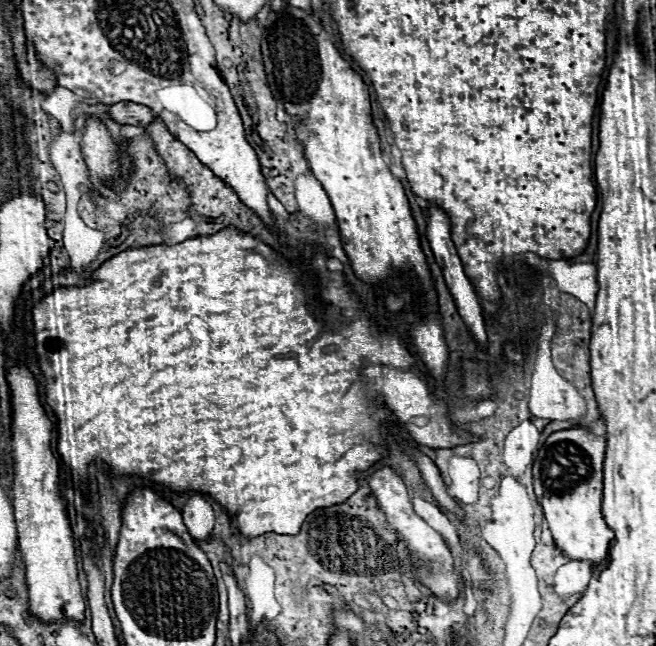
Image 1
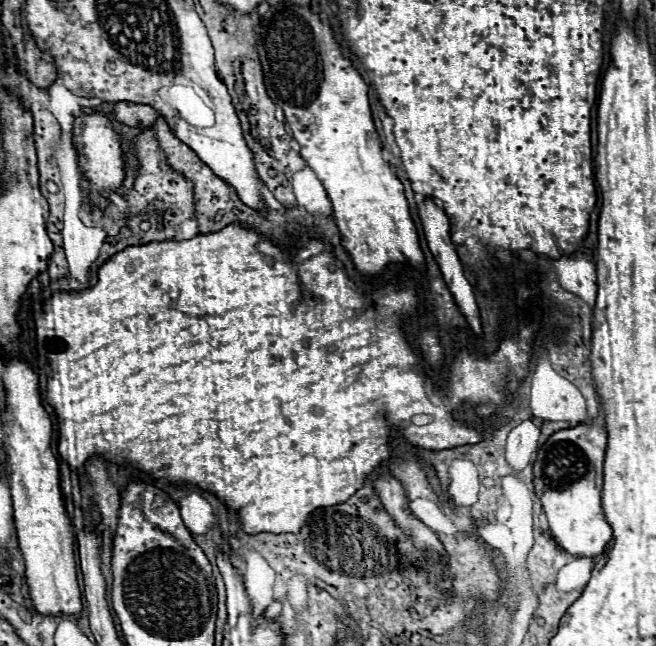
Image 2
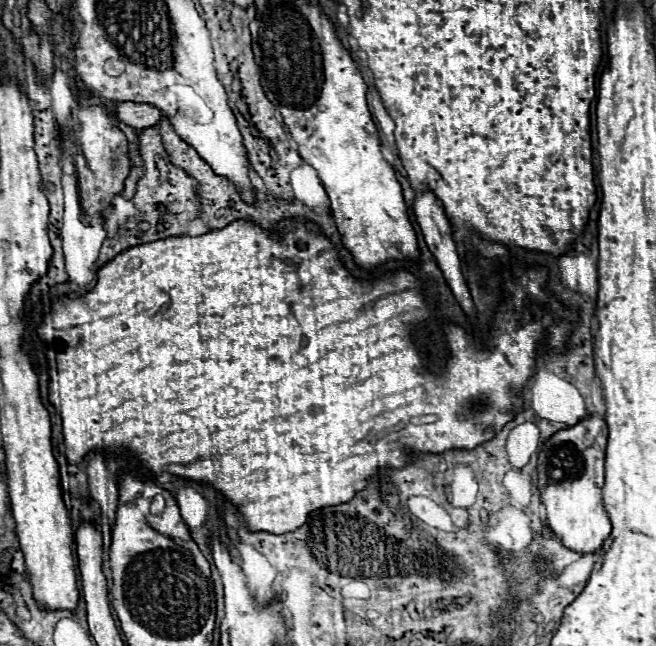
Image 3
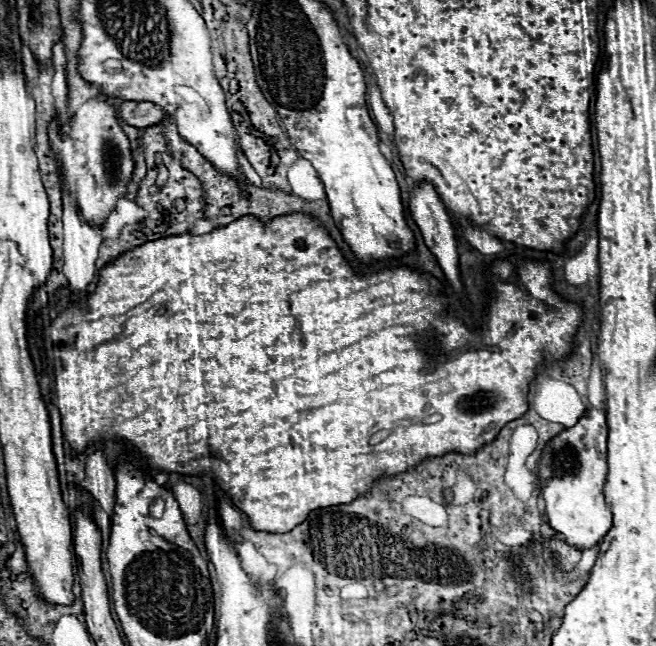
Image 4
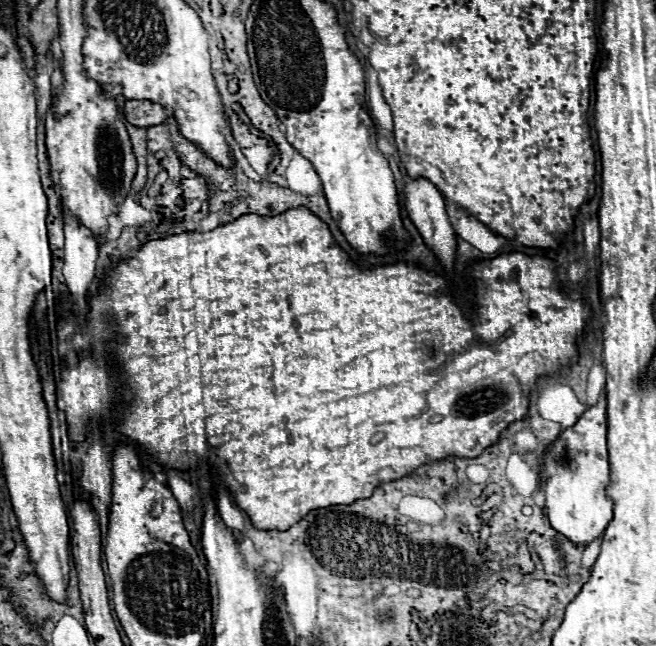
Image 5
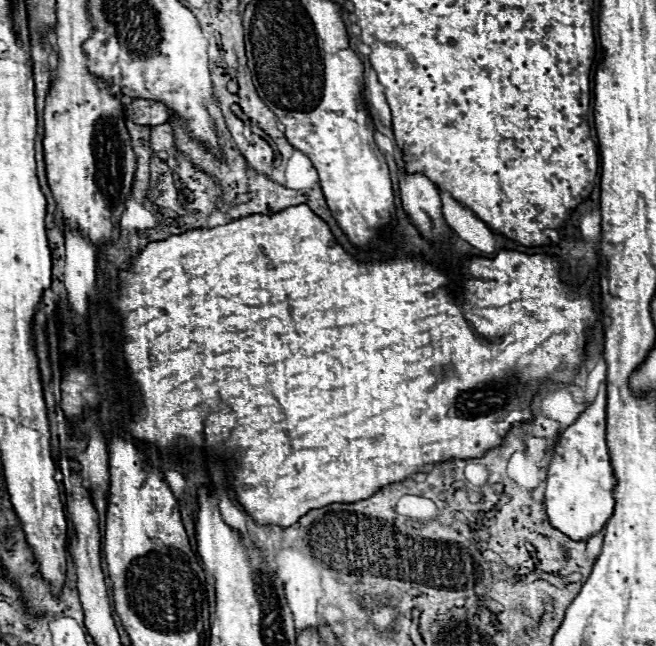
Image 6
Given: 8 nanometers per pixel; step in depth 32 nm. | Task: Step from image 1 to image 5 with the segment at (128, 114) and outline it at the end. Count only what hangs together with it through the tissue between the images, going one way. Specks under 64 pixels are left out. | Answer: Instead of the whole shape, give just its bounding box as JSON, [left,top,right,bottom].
[122,100,168,128]

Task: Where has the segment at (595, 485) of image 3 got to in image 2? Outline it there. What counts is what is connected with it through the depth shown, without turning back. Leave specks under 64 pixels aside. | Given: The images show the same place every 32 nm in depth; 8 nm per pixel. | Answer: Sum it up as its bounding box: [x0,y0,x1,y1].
[534,424,612,558]

